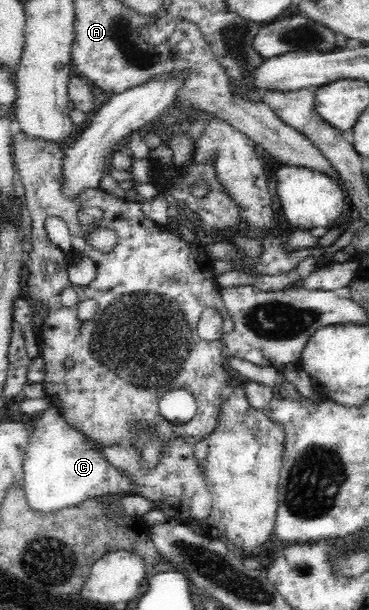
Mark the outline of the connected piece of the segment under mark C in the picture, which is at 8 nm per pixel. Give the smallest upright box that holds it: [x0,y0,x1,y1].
[23,405,133,512]

